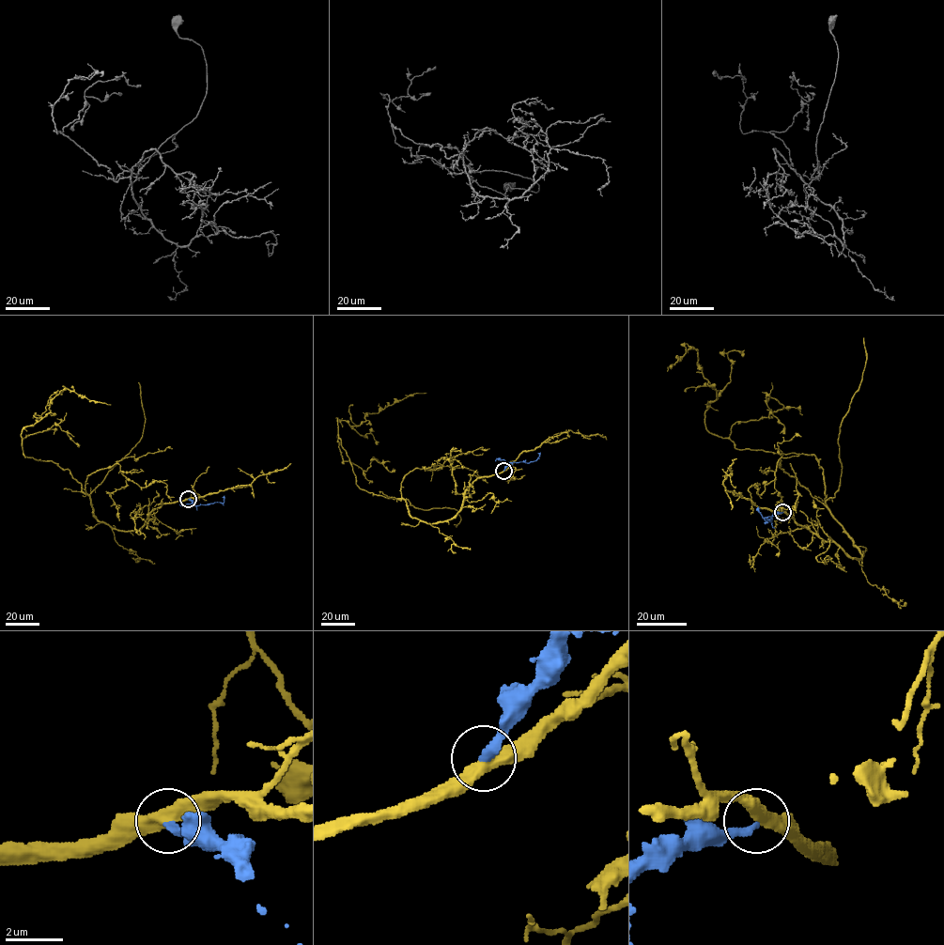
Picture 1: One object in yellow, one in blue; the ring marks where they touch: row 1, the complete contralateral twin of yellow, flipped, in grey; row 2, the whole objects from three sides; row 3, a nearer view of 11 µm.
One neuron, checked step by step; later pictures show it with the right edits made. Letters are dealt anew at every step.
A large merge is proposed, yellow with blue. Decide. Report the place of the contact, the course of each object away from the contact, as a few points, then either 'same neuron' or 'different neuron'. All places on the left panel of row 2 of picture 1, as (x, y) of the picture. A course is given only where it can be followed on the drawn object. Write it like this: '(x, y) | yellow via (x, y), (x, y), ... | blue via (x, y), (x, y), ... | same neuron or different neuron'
(188, 499) | yellow via (188, 499), (155, 508), (139, 530), (114, 529), (68, 469), (23, 456), (23, 430), (61, 390), (111, 405) | blue via (188, 499), (198, 505), (224, 503), (224, 496) | same neuron

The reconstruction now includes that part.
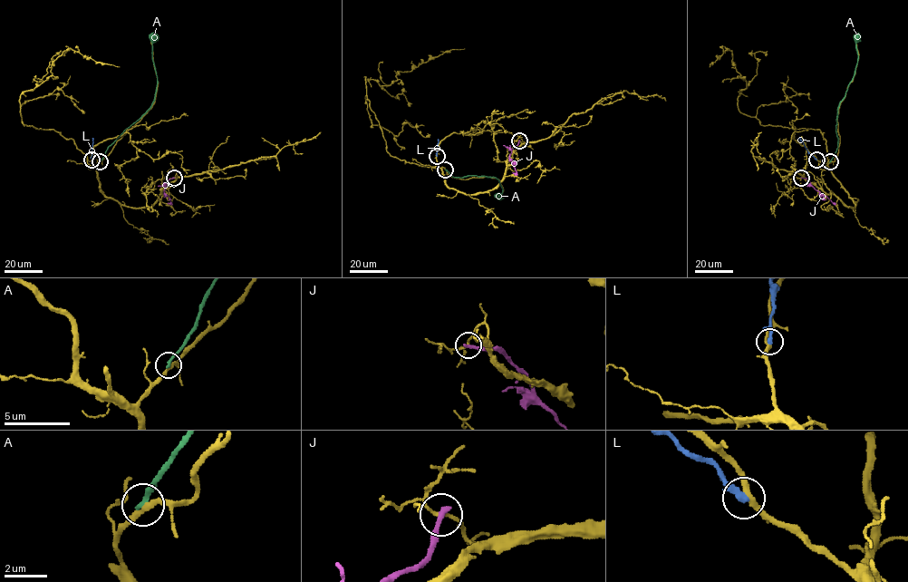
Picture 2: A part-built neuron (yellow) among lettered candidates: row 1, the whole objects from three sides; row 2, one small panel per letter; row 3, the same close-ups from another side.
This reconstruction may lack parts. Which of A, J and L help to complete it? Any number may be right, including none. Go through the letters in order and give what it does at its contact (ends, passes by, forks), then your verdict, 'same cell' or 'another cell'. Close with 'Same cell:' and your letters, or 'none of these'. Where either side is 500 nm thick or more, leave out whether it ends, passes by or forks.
A: it ends; another cell
J: it ends; another cell
L: it ends; another cell
Same cell: none of these

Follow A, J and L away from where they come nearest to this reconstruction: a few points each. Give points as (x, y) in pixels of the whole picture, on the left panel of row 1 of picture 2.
A: (100, 161), (109, 147), (153, 101), (157, 77), (152, 59), (155, 33)
J: (173, 178), (167, 181), (164, 190), (171, 203), (168, 203)
L: (91, 160), (92, 138)

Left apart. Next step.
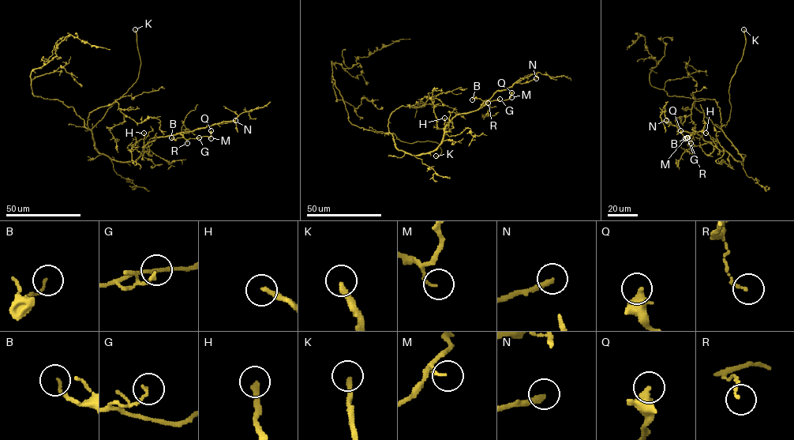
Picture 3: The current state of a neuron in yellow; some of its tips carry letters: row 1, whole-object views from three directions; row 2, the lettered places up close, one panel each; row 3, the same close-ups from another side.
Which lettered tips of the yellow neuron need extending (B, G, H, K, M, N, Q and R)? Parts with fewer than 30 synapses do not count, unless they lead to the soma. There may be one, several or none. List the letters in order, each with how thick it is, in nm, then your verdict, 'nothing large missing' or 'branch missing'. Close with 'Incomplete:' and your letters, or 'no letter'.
B: 100 nm | nothing large missing
G: 120 nm | nothing large missing
H: 240 nm | branch missing
K: 240 nm | branch missing
M: 130 nm | nothing large missing
N: 240 nm | branch missing
Q: 300 nm | nothing large missing
R: 100 nm | nothing large missing
Incomplete: H, K, N

